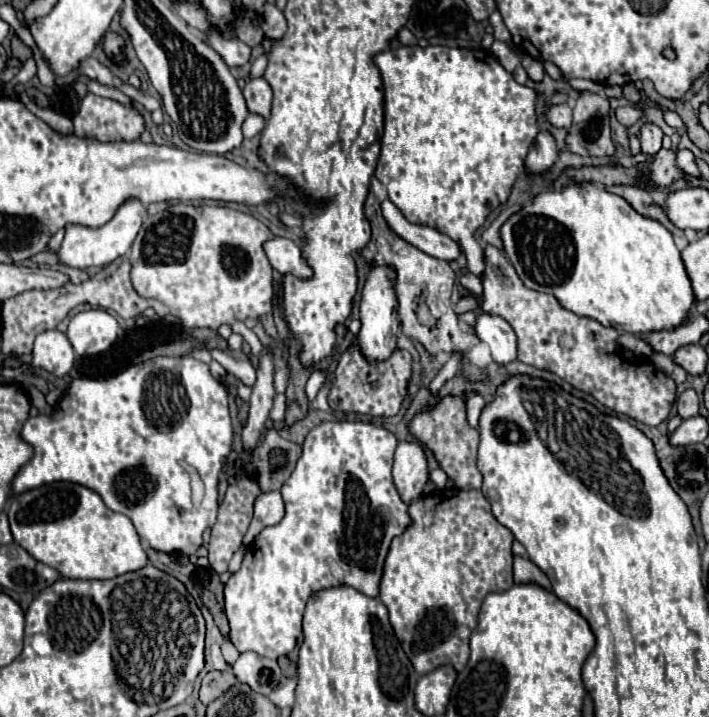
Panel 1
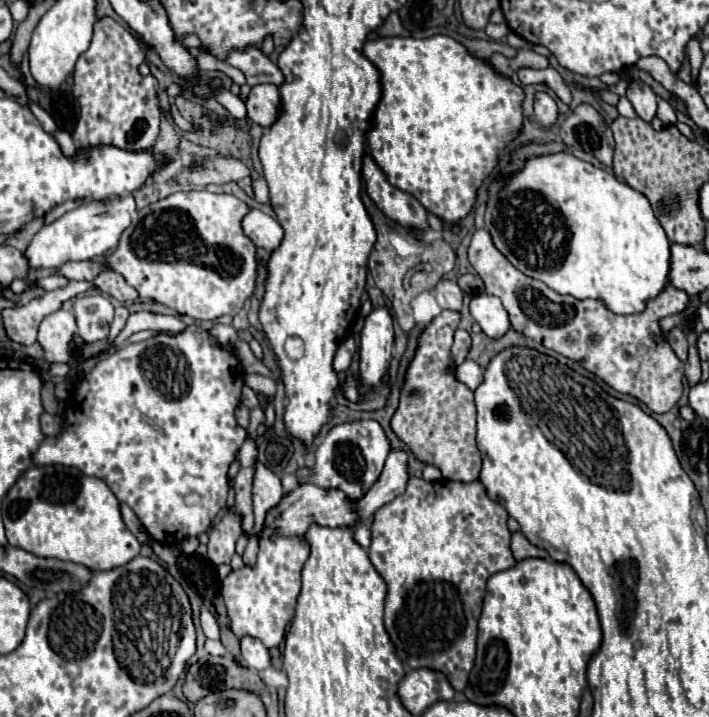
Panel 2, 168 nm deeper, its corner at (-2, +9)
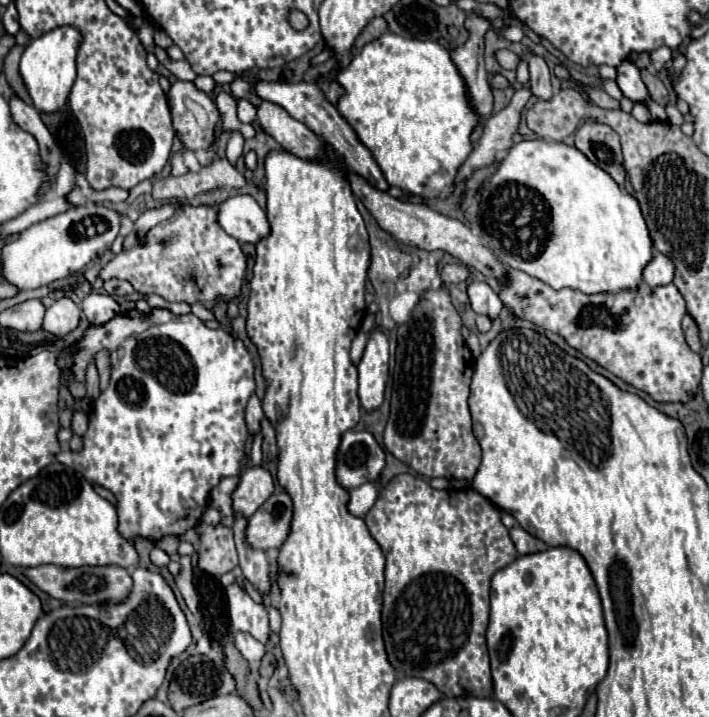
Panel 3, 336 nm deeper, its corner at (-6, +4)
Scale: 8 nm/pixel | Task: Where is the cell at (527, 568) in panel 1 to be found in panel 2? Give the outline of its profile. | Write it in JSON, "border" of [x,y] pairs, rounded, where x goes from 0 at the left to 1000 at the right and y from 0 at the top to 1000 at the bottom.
{"border":[[[724,742],[721,745],[721,767],[724,767],[726,781],[752,778],[752,775],[757,775],[757,778],[774,778],[774,773],[766,764],[752,762],[735,742]]]}

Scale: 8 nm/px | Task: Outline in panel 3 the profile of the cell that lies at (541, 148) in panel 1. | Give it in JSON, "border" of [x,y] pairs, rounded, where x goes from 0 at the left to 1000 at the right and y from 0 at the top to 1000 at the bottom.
{"border":[[[749,77],[746,79],[746,102],[749,102],[749,127],[757,138],[763,141],[777,141],[780,127],[777,127],[777,116],[774,116],[774,93],[769,91],[769,85],[760,77]]]}

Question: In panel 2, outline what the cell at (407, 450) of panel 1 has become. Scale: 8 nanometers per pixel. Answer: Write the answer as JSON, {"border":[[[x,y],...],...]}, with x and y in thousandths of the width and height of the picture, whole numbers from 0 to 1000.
{"border":[[[554,628],[540,650],[540,658],[535,661],[532,672],[504,697],[495,697],[484,683],[478,681],[453,681],[441,672],[430,672],[422,675],[416,683],[402,686],[396,700],[382,709],[374,720],[371,736],[382,736],[396,748],[422,748],[427,745],[441,728],[444,731],[456,731],[456,734],[495,734],[498,728],[512,728],[520,725],[523,717],[529,717],[532,709],[537,709],[540,703],[551,700],[554,695],[560,695],[563,689],[571,686],[577,669],[577,658],[574,658],[574,633],[568,628]]]}

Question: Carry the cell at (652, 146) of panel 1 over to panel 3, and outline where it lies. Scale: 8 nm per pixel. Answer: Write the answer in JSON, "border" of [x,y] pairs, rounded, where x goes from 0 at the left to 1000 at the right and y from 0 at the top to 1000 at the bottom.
{"border":[[[879,85],[870,93],[870,119],[879,127],[879,132],[896,144],[913,146],[913,141],[918,138],[918,132],[913,130],[913,121],[901,105],[901,96],[893,91],[893,85]]]}

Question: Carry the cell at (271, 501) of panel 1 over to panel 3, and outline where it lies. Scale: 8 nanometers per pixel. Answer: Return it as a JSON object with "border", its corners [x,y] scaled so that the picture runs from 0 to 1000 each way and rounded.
{"border":[[[348,651],[329,688],[329,713],[343,721],[354,721],[354,715],[360,715],[360,710],[365,710],[365,704],[371,704],[385,685],[388,674],[374,651]]]}

